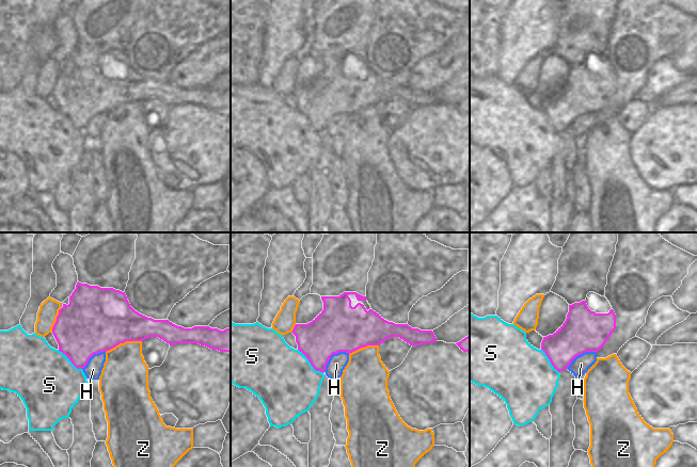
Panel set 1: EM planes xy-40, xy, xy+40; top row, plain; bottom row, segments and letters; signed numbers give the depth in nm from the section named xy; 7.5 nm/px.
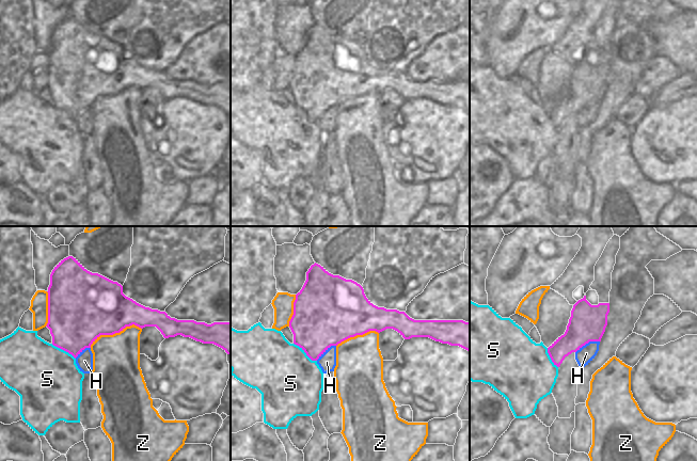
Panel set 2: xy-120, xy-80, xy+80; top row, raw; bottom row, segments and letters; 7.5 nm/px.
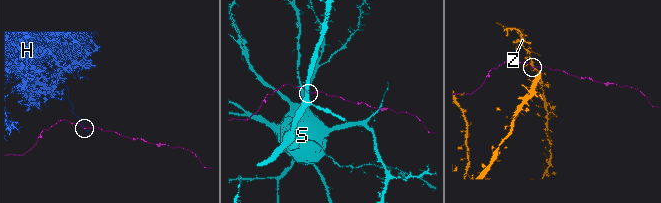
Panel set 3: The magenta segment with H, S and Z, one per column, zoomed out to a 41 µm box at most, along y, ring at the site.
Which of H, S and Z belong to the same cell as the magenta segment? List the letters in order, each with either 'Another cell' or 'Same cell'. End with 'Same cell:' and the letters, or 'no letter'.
H: Another cell
S: Same cell
Z: Another cell
Same cell: S

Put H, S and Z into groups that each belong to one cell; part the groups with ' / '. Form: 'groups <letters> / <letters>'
groups H / S / Z

